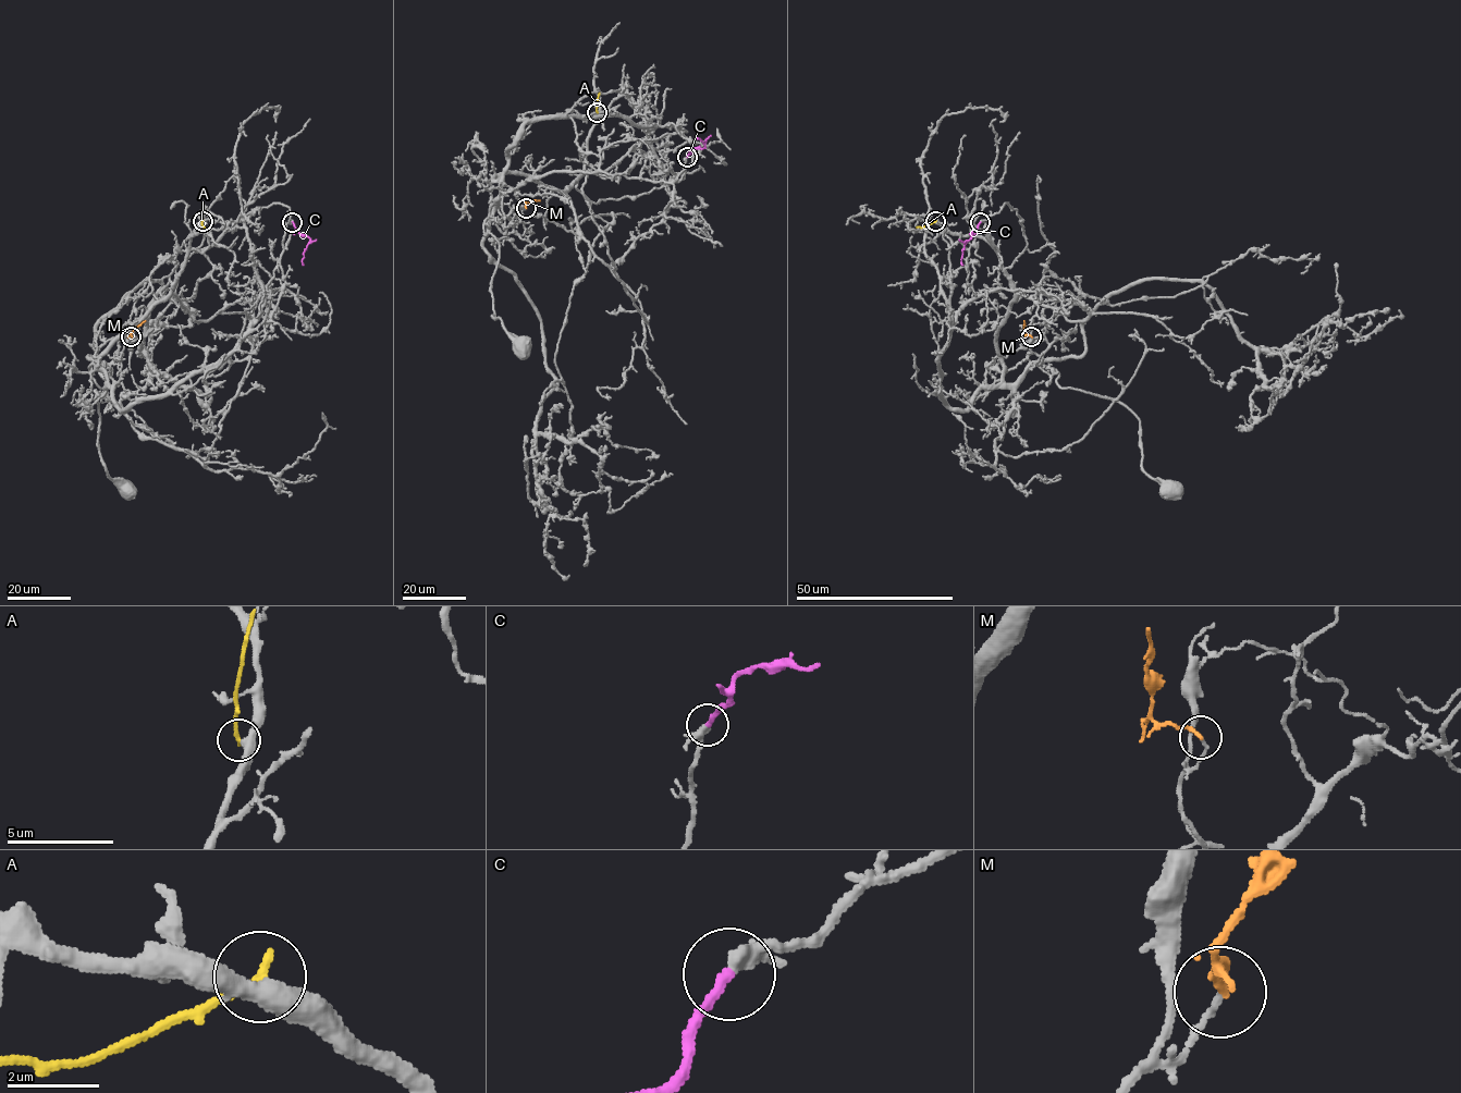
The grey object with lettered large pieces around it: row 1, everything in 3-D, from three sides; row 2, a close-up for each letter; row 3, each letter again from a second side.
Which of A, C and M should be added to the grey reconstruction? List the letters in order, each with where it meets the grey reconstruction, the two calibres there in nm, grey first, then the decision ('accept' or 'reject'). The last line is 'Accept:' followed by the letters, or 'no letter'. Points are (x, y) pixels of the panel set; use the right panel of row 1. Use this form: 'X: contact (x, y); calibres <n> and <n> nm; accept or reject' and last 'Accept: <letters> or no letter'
A: contact (935, 221); calibres 420 and 220 nm; reject
C: contact (980, 222); calibres 280 and 240 nm; accept
M: contact (1031, 336); calibres 110 and 180 nm; reject
Accept: C

